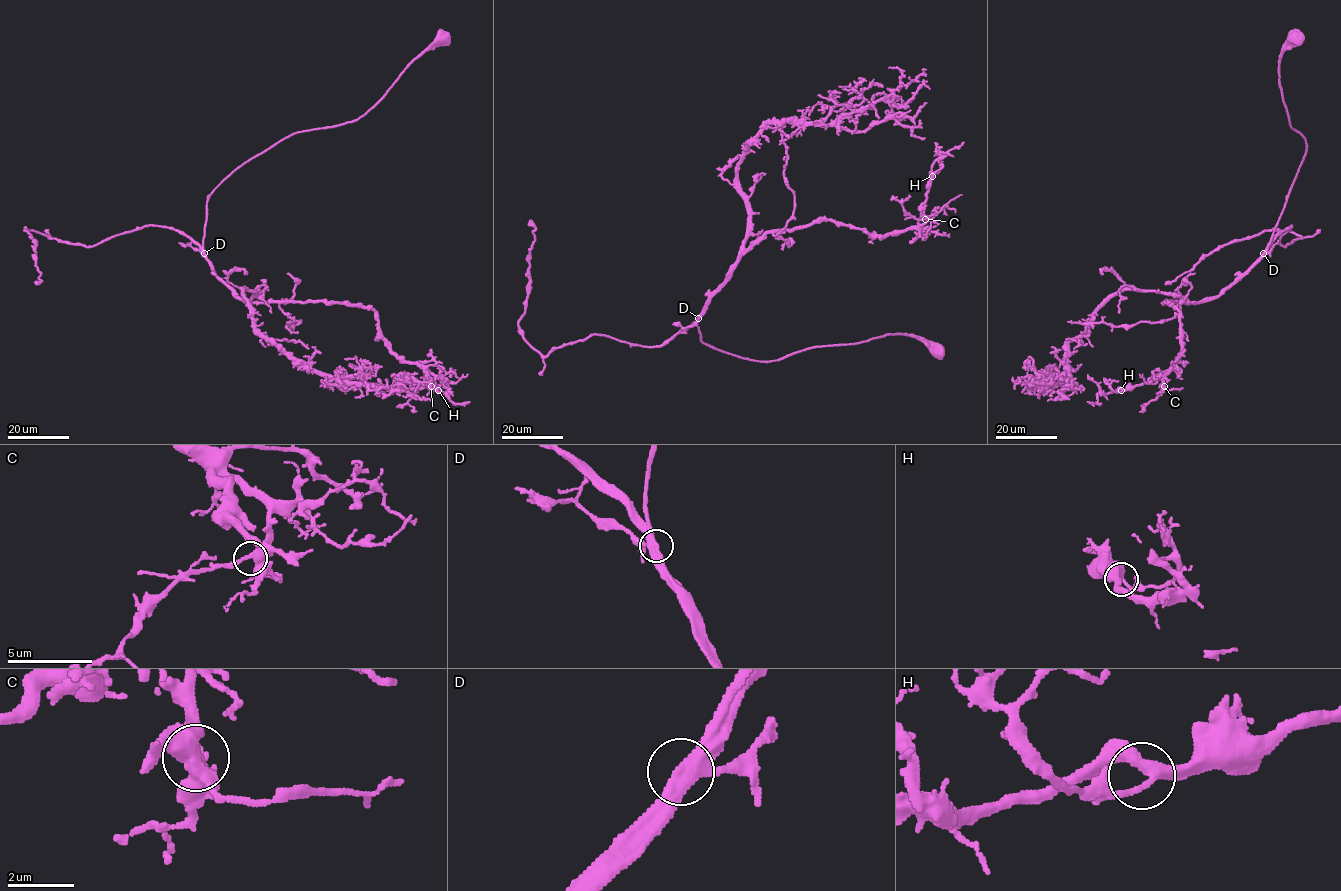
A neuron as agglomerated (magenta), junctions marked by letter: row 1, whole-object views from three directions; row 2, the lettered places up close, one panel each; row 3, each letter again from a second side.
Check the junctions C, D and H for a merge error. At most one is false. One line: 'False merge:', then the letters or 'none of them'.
False merge: none of them

